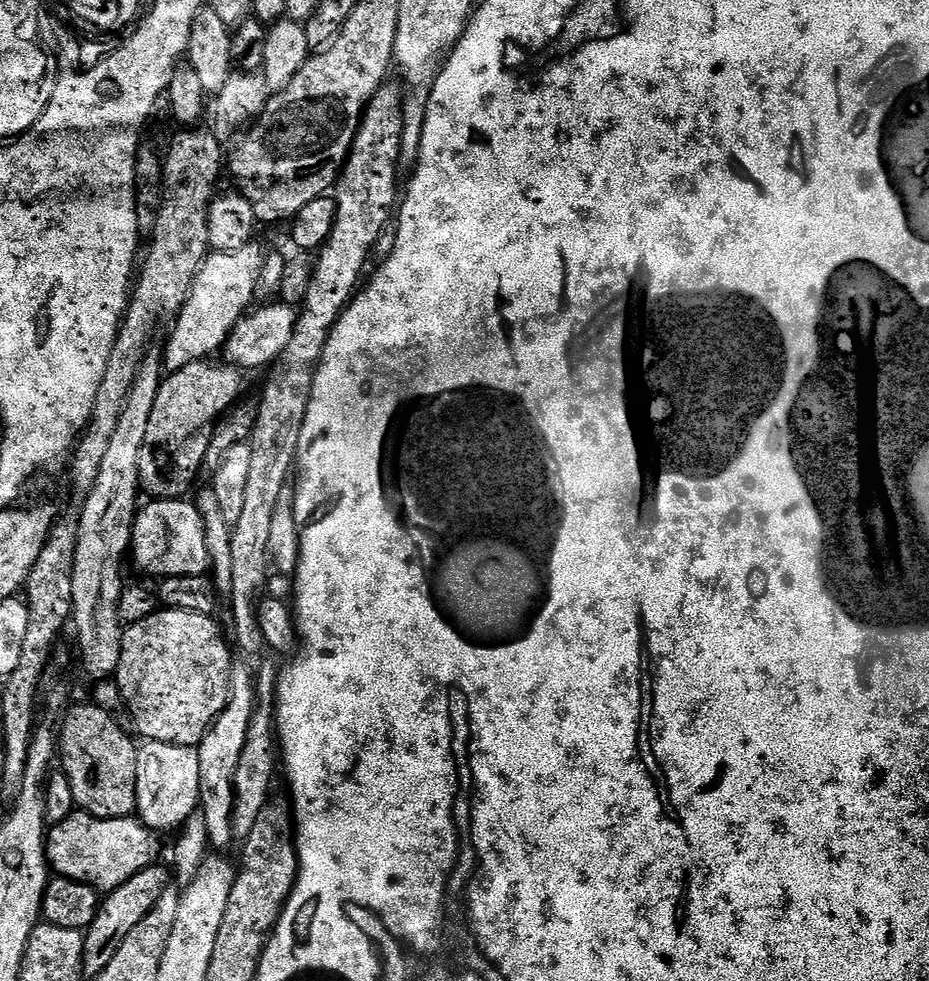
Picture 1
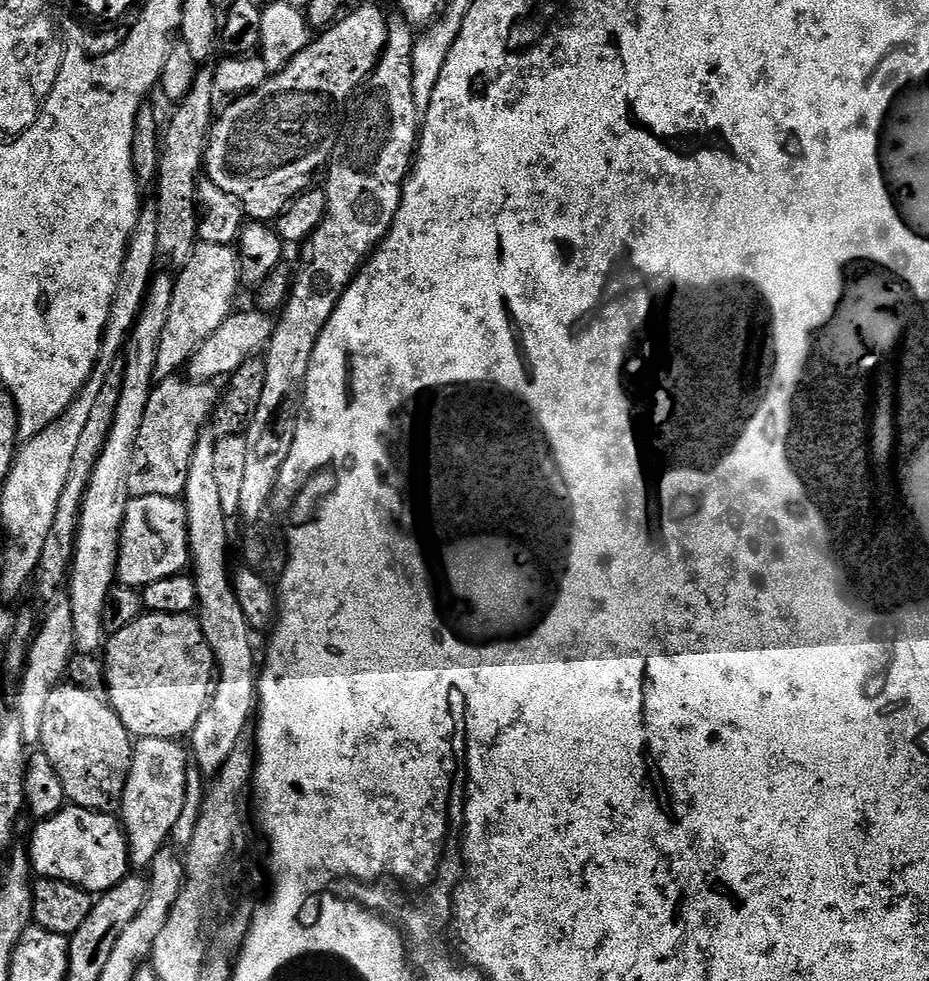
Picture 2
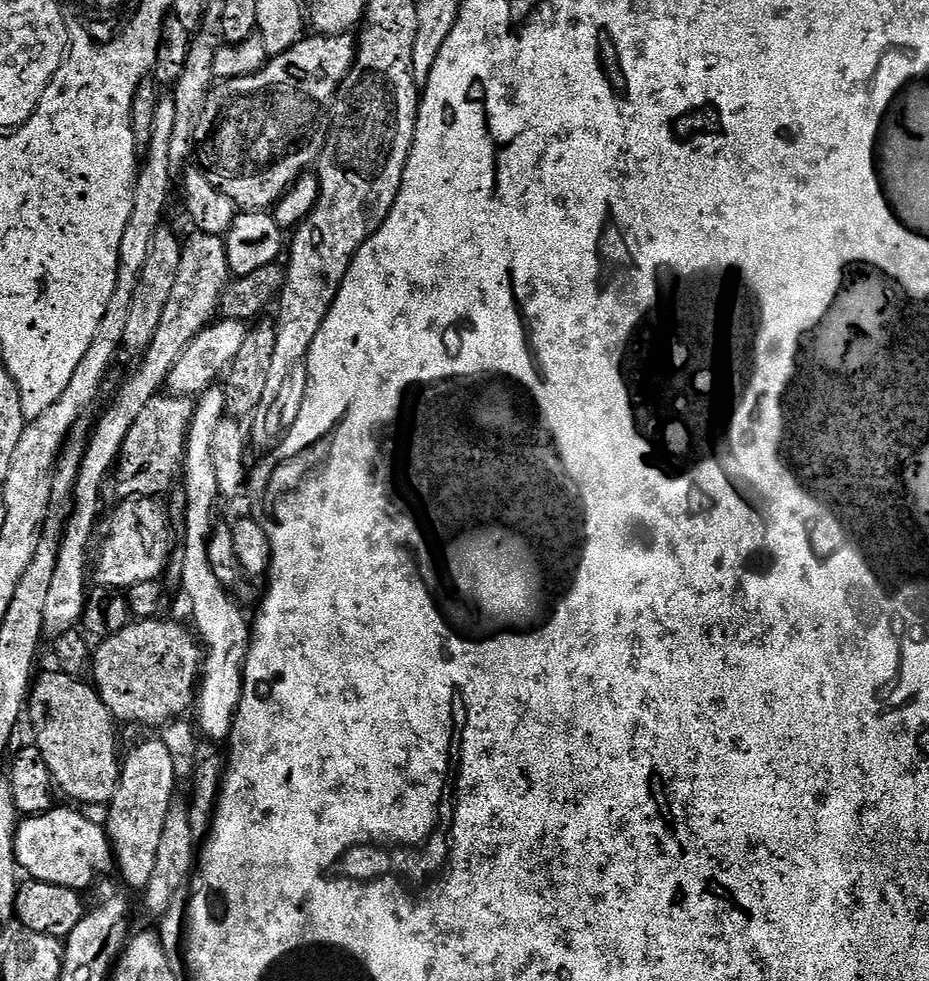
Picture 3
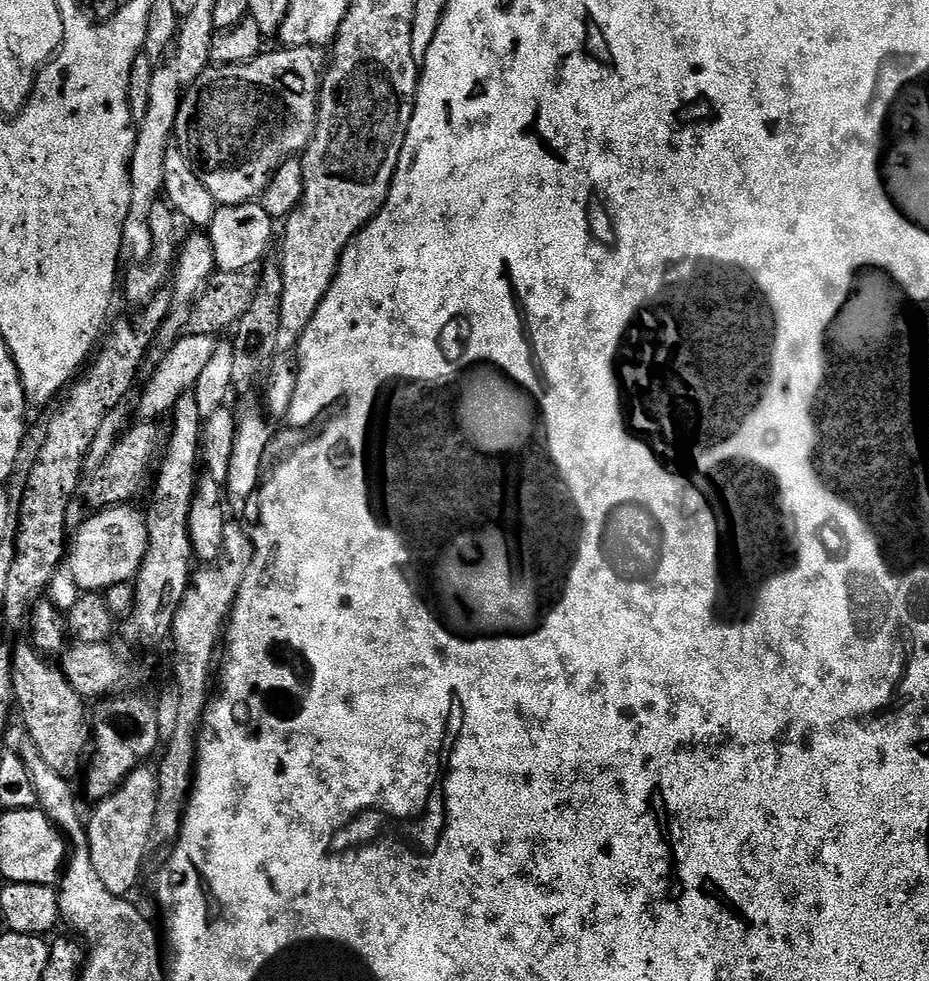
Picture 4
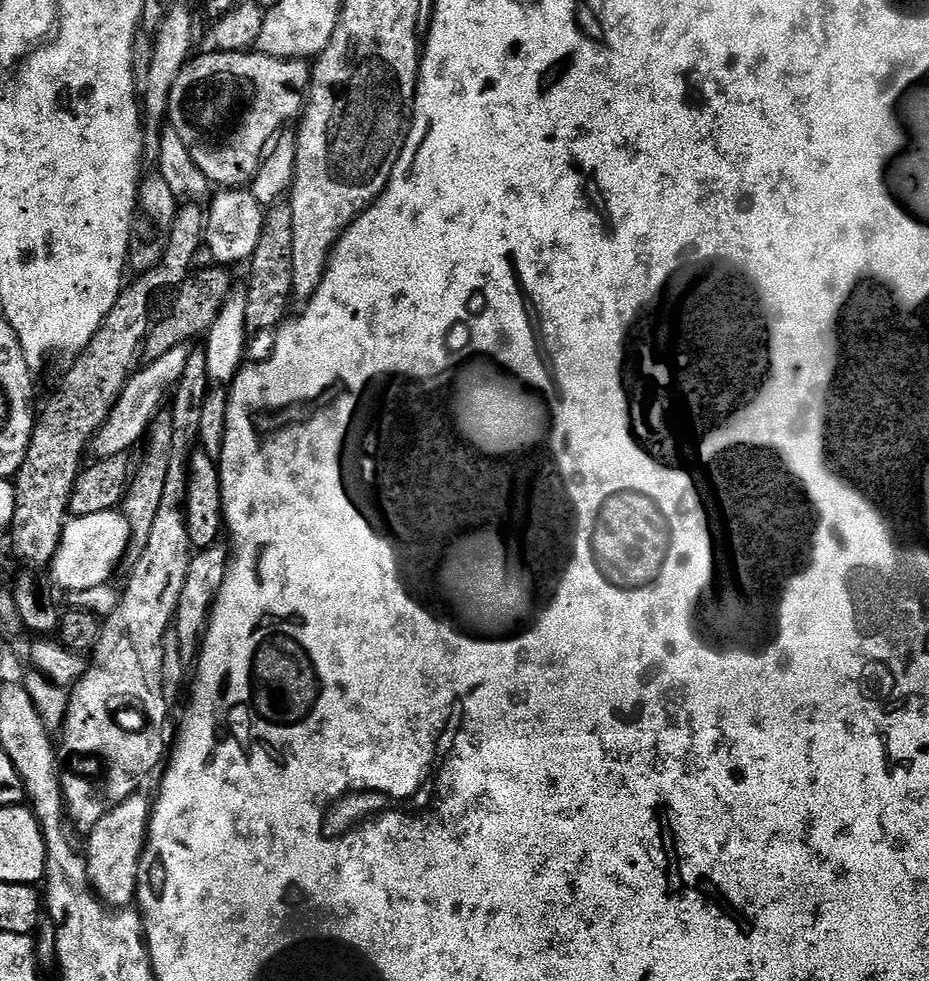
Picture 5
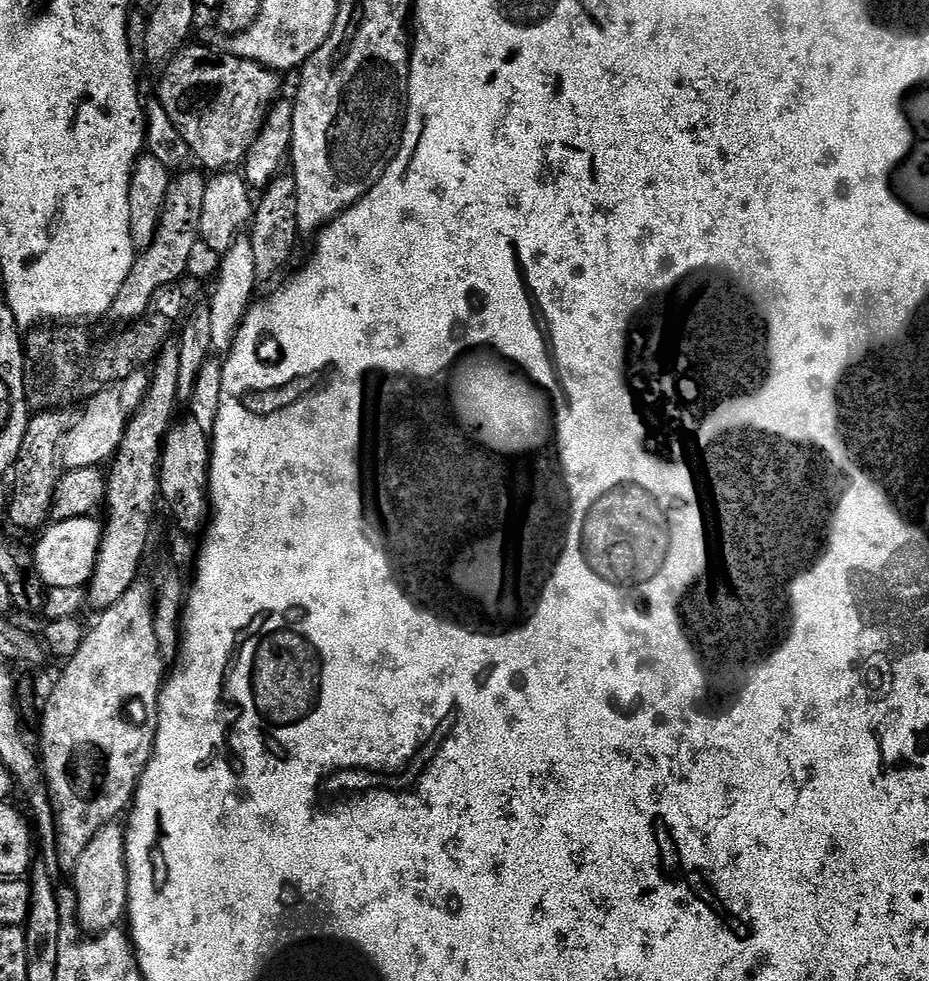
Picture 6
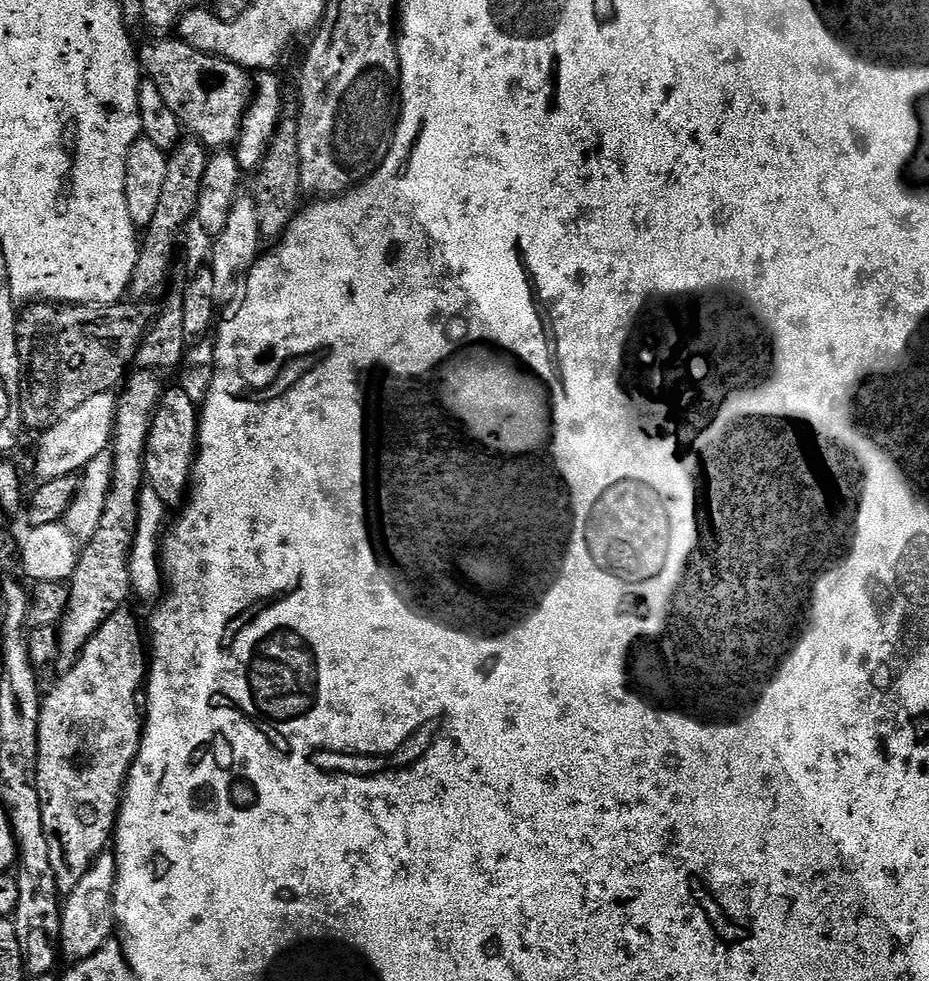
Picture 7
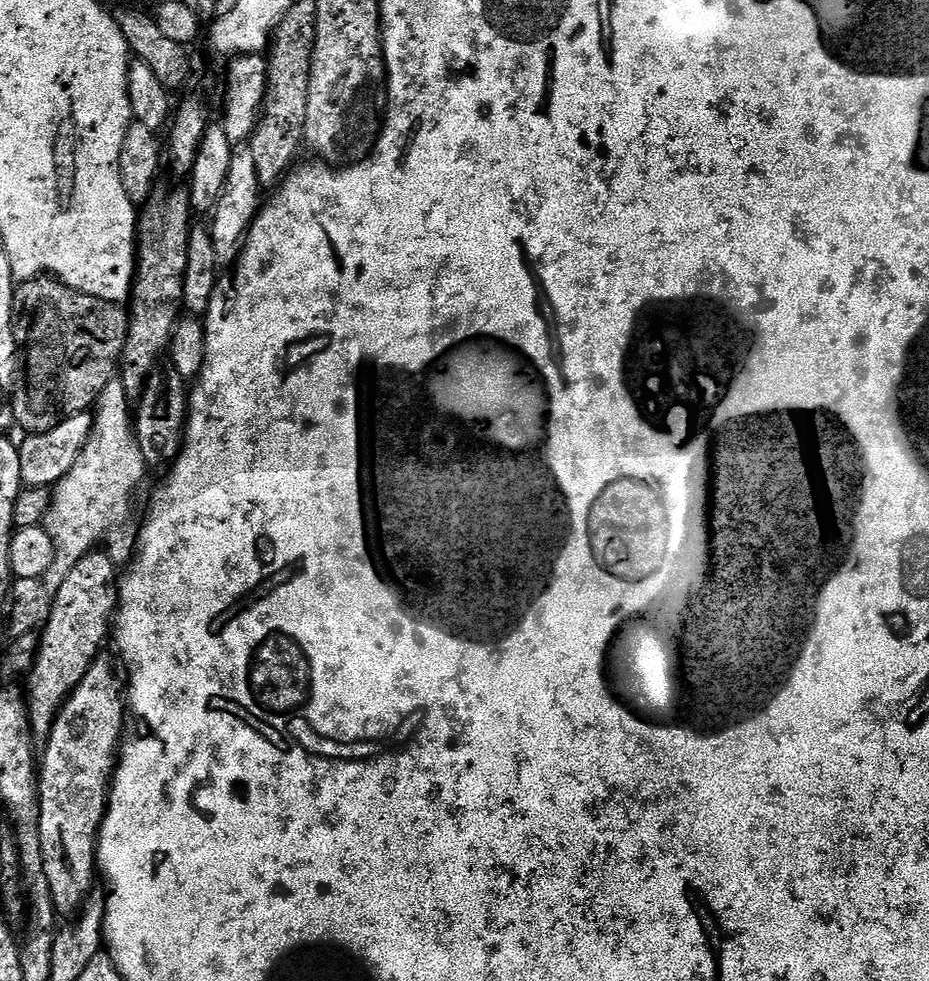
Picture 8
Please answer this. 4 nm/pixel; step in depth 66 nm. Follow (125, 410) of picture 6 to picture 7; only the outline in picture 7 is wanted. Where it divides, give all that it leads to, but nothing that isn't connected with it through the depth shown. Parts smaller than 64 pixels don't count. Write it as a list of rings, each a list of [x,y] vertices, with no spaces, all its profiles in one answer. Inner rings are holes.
[[[112,392],[94,394],[94,398],[82,402],[78,410],[66,414],[66,418],[51,428],[43,429],[41,436],[44,437],[36,448],[36,472],[41,481],[83,473],[89,462],[109,447],[116,427],[116,402]]]

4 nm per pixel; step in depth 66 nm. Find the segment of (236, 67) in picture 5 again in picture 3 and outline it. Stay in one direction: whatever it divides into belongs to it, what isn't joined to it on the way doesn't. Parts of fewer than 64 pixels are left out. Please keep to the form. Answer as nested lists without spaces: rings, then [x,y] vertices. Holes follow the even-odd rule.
[[[348,34],[310,36],[301,38],[288,52],[271,57],[261,72],[238,80],[225,80],[219,85],[220,89],[217,87],[209,95],[204,120],[200,124],[199,135],[202,139],[198,144],[198,160],[200,156],[201,166],[208,171],[205,172],[206,179],[218,191],[226,194],[226,198],[236,203],[237,209],[268,210],[279,204],[282,197],[299,181],[296,179],[303,174],[304,168],[311,164],[313,167],[314,158],[319,157],[322,151],[321,145],[315,144],[315,140],[326,132],[320,104],[326,103],[328,99],[331,101],[347,81],[352,65],[356,62],[358,44]]]

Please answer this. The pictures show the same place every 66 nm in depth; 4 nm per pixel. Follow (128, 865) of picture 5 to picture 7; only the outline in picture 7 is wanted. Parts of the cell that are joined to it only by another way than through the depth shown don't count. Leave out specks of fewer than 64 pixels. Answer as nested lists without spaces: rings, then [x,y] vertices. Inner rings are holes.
[[[103,852],[98,854],[74,890],[67,893],[61,909],[60,931],[60,953],[67,963],[73,964],[85,960],[97,953],[103,944],[111,941],[115,933],[113,894],[116,892],[116,878],[116,857],[113,853]]]

